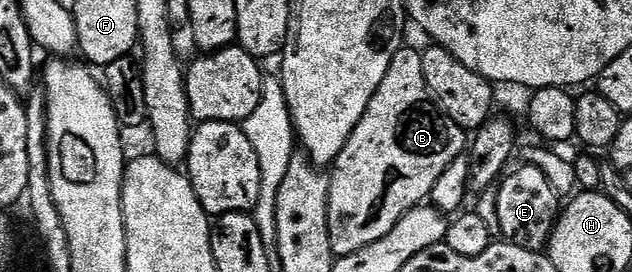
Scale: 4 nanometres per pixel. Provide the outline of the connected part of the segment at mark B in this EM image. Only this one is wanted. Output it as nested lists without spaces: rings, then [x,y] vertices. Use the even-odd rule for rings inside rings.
[[[402,48],[390,60],[390,68],[378,84],[378,92],[370,100],[362,120],[354,128],[346,148],[336,157],[328,180],[328,231],[332,241],[332,253],[353,254],[374,240],[382,240],[406,212],[421,205],[431,195],[434,184],[451,162],[466,150],[466,132],[445,116],[426,88],[426,76],[422,76],[422,53],[419,49]]]

